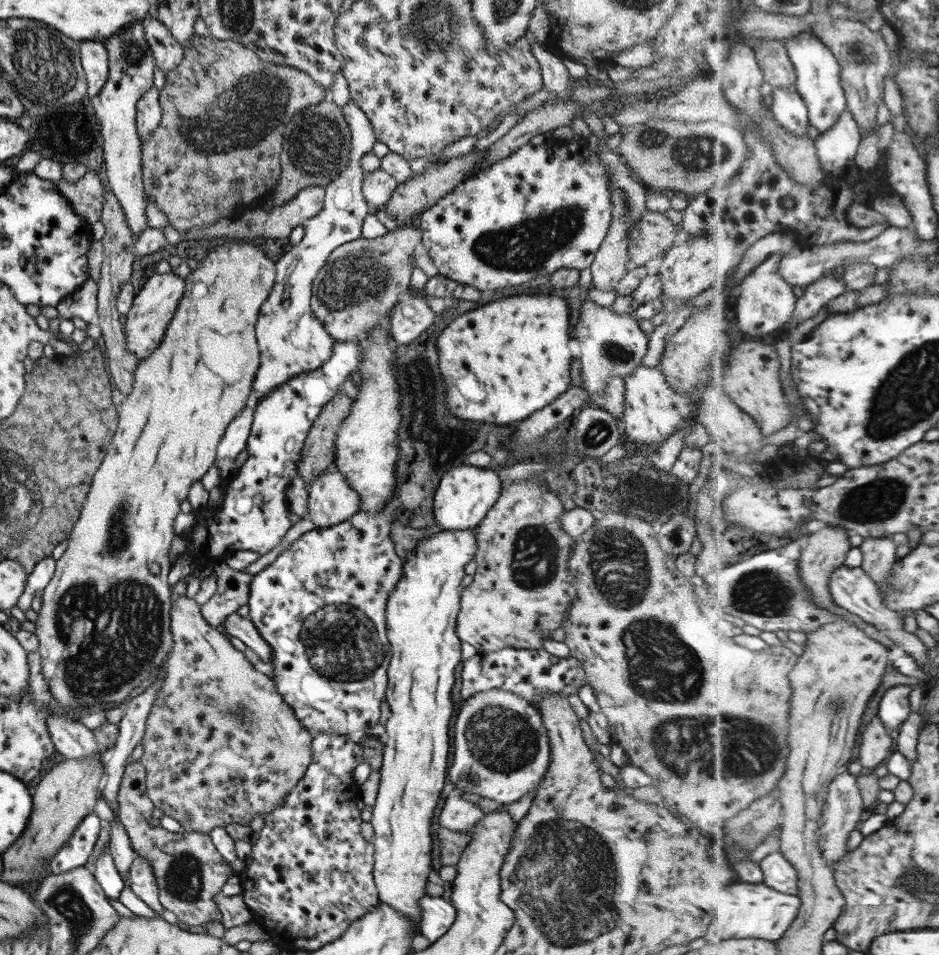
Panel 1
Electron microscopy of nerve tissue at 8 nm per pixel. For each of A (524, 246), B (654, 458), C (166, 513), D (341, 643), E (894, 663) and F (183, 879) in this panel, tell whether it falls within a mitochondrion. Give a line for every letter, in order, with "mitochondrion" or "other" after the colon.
A: mitochondrion
B: other
C: other
D: mitochondrion
E: other
F: mitochondrion

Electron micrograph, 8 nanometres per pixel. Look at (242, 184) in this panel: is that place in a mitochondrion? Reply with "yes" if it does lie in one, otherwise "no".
no

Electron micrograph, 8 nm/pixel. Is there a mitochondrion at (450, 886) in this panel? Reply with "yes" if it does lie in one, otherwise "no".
no

